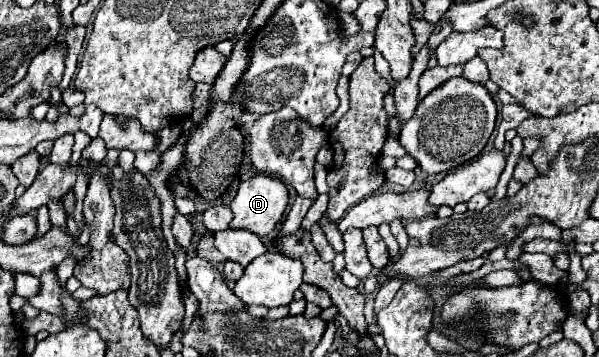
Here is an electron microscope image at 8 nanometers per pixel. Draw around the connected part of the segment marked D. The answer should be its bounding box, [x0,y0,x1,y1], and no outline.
[230,174,288,236]

